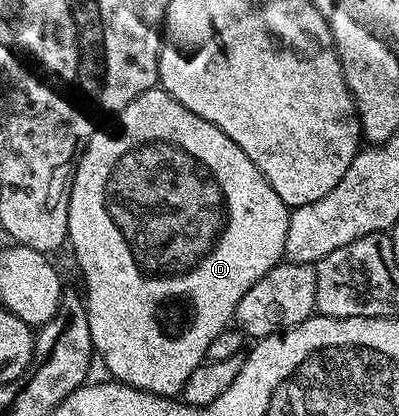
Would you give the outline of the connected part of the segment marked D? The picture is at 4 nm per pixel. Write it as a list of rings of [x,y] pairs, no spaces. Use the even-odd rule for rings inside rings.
[[[155,87],[144,91],[144,95],[132,99],[128,107],[116,114],[115,121],[118,122],[111,129],[95,129],[86,144],[86,150],[78,160],[68,203],[68,245],[69,248],[74,248],[78,269],[86,280],[84,300],[88,327],[97,356],[102,356],[102,361],[110,372],[107,374],[115,381],[154,393],[158,397],[174,397],[181,394],[182,388],[188,383],[188,375],[192,375],[192,371],[196,371],[196,367],[206,361],[206,352],[212,339],[216,339],[216,335],[220,335],[220,331],[224,331],[234,321],[236,307],[240,299],[244,299],[248,287],[252,287],[256,279],[263,277],[273,265],[283,260],[290,209],[282,202],[280,195],[272,191],[268,179],[264,179],[256,163],[252,163],[252,159],[248,159],[248,155],[244,155],[244,151],[240,151],[240,147],[236,147],[236,143],[232,143],[232,139],[228,139],[228,135],[224,135],[220,127],[188,111],[188,107],[172,99],[172,95],[165,89]]]

